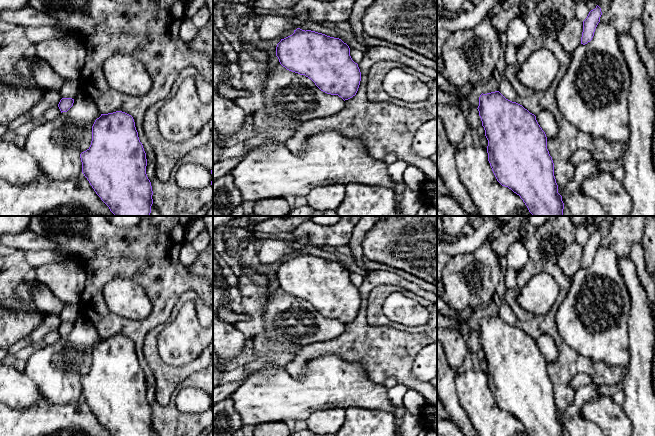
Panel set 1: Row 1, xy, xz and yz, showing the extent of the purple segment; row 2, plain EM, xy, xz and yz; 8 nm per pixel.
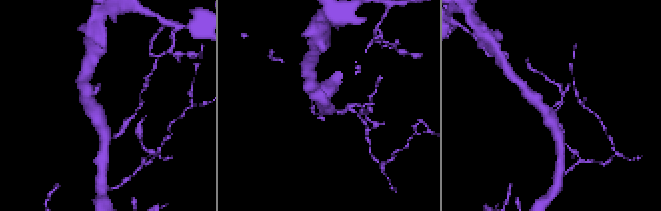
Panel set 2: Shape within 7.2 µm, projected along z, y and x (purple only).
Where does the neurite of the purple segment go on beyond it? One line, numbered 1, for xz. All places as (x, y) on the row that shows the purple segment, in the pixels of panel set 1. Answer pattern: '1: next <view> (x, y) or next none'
1: next none

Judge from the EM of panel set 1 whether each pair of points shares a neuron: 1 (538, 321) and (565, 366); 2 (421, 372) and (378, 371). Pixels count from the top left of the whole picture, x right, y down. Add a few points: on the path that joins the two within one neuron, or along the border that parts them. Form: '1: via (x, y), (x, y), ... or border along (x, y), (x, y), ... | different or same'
1: via (550, 331), (558, 339), (565, 354) | same
2: border along (420, 350), (414, 359), (412, 373), (426, 382) | different

